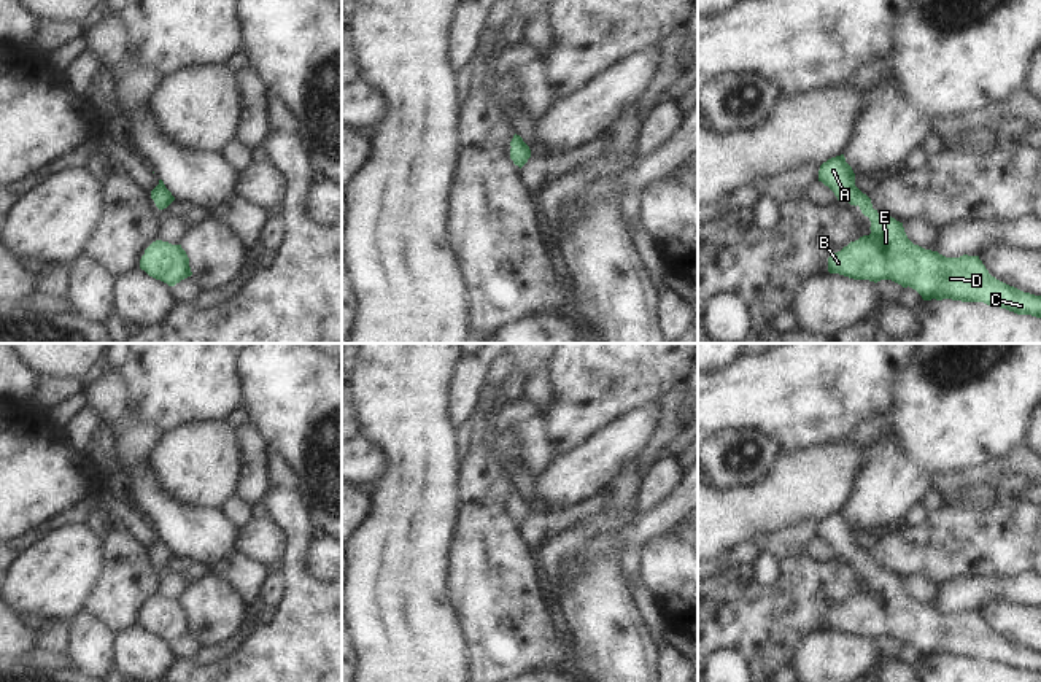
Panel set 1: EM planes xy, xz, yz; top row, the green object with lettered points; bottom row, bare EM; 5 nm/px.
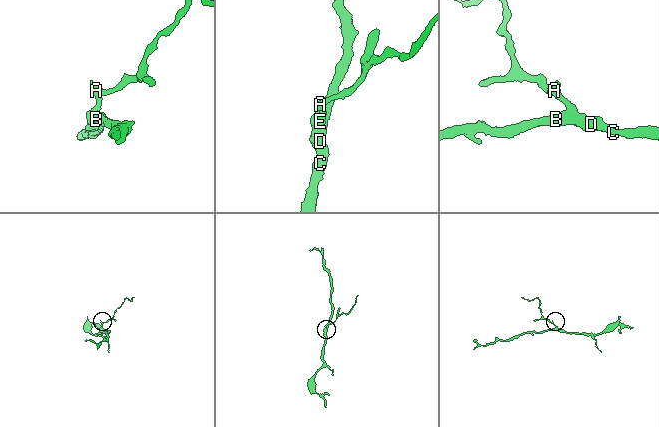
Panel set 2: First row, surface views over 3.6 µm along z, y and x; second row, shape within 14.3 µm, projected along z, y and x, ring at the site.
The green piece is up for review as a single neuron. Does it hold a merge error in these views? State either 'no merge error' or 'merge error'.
no merge error

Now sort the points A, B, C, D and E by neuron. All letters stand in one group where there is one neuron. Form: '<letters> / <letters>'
A B C D E

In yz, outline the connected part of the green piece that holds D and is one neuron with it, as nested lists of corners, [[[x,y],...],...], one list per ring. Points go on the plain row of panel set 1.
[[[844,510],[828,515],[820,521],[818,537],[828,542],[838,556],[846,556],[850,561],[858,561],[861,569],[871,577],[871,590],[850,598],[841,607],[828,614],[828,628],[839,630],[853,636],[892,636],[903,644],[915,645],[923,657],[962,657],[984,658],[996,661],[1017,671],[1031,671],[1041,674],[1041,652],[1024,649],[1009,642],[989,630],[979,612],[963,610],[960,614],[946,614],[938,607],[925,606],[914,601],[903,583],[903,579],[892,572],[879,571],[873,564],[871,555],[855,542],[855,529],[846,518]]]

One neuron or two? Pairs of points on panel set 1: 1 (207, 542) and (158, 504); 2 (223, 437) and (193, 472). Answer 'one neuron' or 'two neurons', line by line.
1: one neuron
2: one neuron

